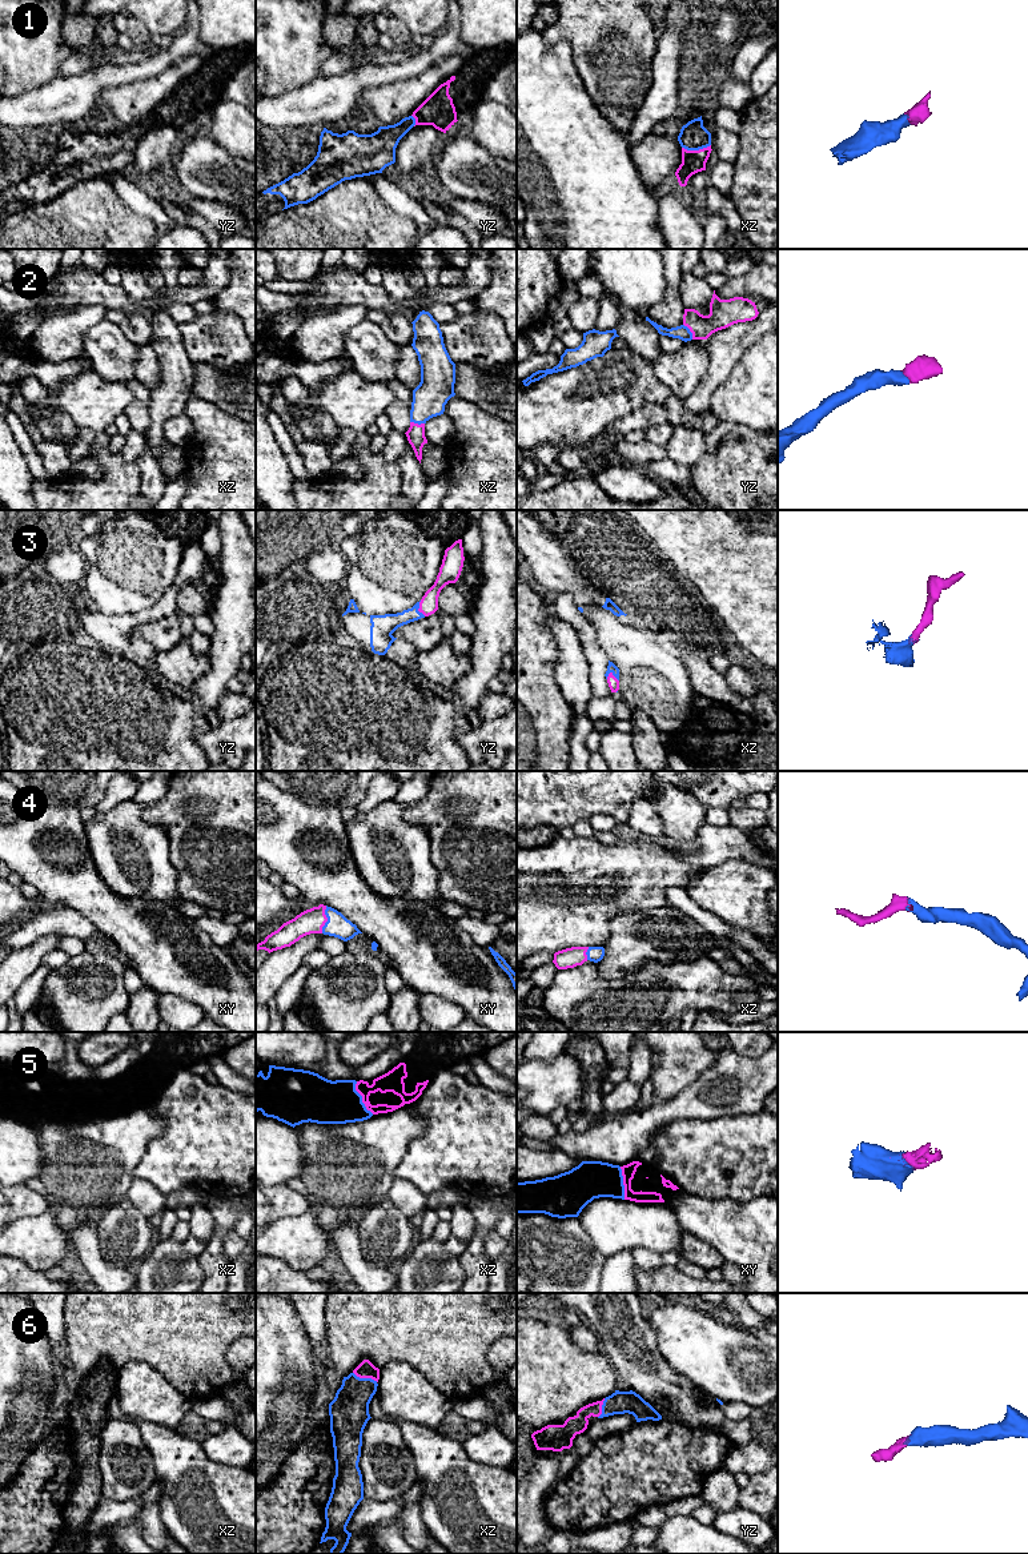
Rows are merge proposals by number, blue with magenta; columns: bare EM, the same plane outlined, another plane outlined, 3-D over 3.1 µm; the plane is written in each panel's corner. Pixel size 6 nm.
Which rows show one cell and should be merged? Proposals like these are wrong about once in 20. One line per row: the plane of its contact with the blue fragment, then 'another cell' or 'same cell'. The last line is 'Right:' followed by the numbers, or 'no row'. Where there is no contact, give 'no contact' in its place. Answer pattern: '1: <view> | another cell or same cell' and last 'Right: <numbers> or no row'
1: xz | same cell
2: yz | same cell
3: yz | same cell
4: xy | same cell
5: xz | same cell
6: xz | same cell
Right: 1, 2, 3, 4, 5, 6

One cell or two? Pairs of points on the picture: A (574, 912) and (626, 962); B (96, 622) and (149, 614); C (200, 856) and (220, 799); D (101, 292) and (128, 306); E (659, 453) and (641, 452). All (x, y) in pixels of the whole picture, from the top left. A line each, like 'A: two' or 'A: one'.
A: two
B: one
C: one
D: one
E: one

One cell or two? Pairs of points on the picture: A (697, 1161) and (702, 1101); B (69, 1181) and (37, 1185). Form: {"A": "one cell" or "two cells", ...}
{"A": "two cells", "B": "two cells"}

